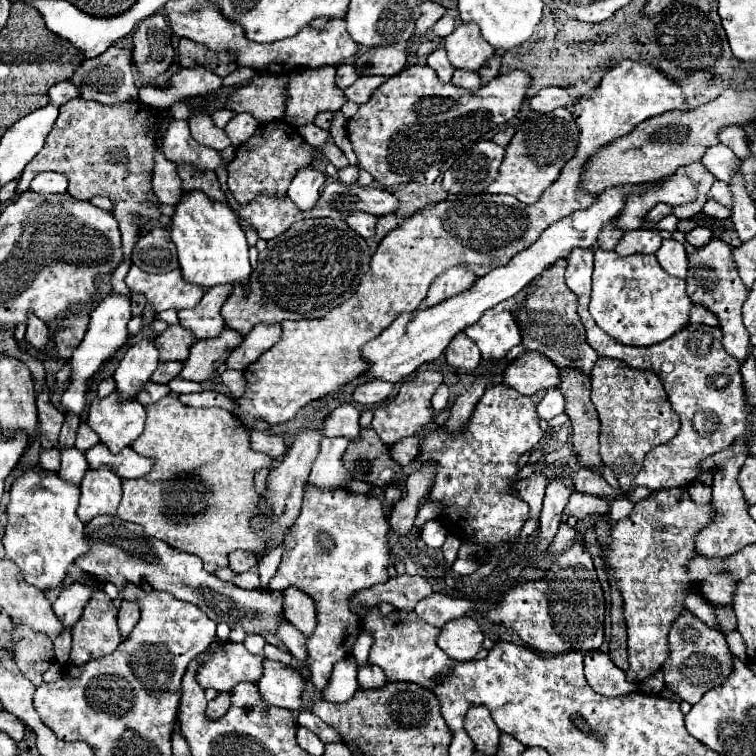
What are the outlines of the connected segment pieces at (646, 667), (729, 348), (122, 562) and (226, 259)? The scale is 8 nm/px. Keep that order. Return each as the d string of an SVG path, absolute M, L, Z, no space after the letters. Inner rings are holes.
M671 489L671 491L655 491L651 499L645 499L635 505L633 515L627 519L621 519L611 527L611 543L607 551L601 555L605 569L613 571L611 579L617 583L621 595L623 595L623 611L625 611L625 623L627 623L627 653L629 653L629 669L627 669L627 681L641 683L653 673L657 673L665 659L669 657L669 641L667 635L671 631L673 621L681 615L685 609L685 595L699 593L699 583L691 581L687 573L687 563L697 557L695 551L695 535L705 527L707 519L711 519L711 505L697 505L691 501L689 491L683 489Z
M711 239L707 245L695 249L689 259L689 271L687 271L687 295L695 305L703 305L719 319L719 327L723 331L723 347L725 351L735 357L739 363L743 363L751 353L751 341L747 335L747 329L741 319L741 305L749 295L749 289L743 285L743 281L737 275L737 267L731 259L731 245L727 245L721 239Z
M115 515L95 517L85 525L83 537L89 543L89 551L75 559L75 565L83 573L117 585L119 593L123 593L127 583L139 587L147 581L157 591L167 591L177 599L197 605L215 623L225 621L229 627L241 625L247 633L275 631L283 619L283 595L265 593L261 589L247 591L235 587L233 583L221 581L203 569L203 563L197 555L169 547L167 543L147 535L143 527L135 523L121 521Z
M203 191L183 193L171 217L171 241L177 245L179 265L189 283L215 287L225 283L249 283L249 247L237 213L221 201L213 201Z

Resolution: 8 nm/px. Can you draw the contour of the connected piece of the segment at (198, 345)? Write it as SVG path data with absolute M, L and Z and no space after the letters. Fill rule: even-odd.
M225 327L213 339L195 341L191 345L191 355L183 363L183 371L179 375L183 379L197 381L197 383L205 381L211 373L215 373L215 369L221 363L227 361L227 357L231 355L231 351L235 347L239 347L241 341L243 341L243 335L239 335L239 331L231 331L229 327Z

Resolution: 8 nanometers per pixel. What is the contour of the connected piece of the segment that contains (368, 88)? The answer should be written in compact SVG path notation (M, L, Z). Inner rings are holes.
M361 76L343 93L347 95L347 101L353 101L353 103L361 105L371 97L371 91L375 91L385 81L386 78L381 76Z

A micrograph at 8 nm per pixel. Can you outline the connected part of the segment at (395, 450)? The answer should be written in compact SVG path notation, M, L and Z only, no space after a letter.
M407 437L407 439L401 439L399 443L393 443L389 447L389 455L403 467L413 465L419 455L419 437Z

